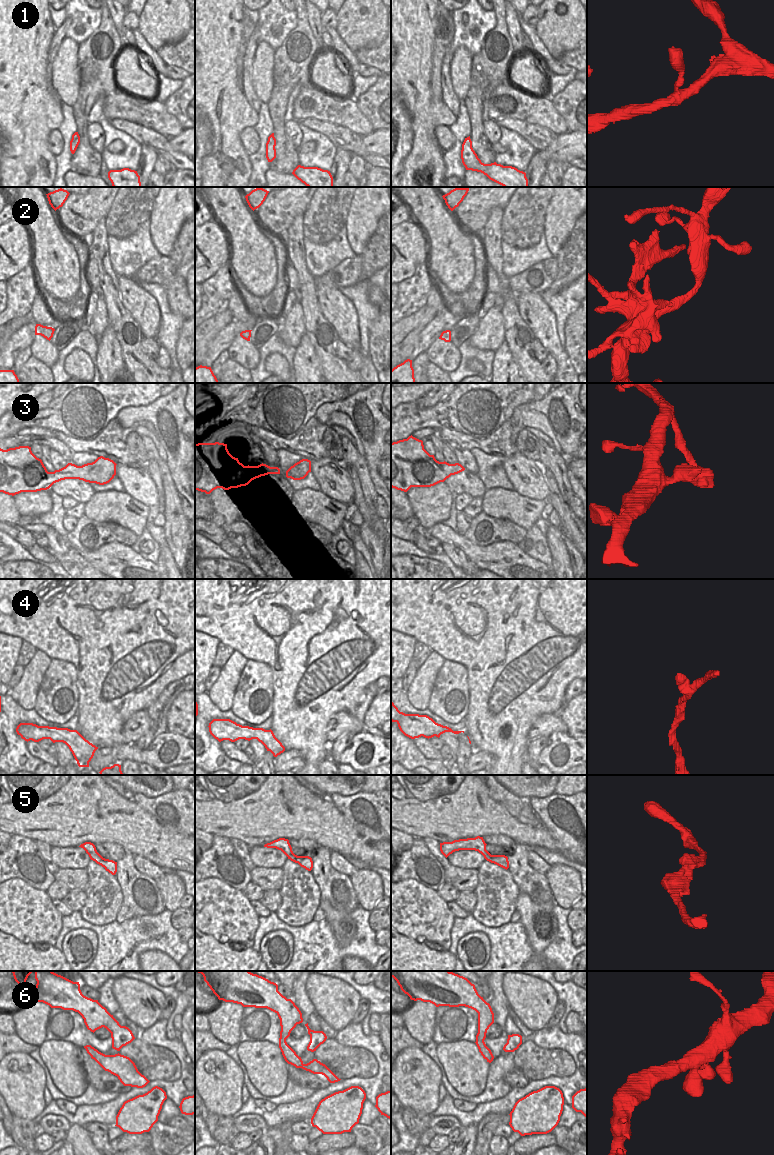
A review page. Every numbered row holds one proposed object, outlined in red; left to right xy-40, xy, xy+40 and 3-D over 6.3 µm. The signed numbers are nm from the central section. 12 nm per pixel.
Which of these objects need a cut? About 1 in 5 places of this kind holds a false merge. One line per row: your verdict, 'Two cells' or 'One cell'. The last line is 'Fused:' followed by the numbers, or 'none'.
1: One cell
2: Two cells
3: One cell
4: One cell
5: One cell
6: One cell
Fused: 2.

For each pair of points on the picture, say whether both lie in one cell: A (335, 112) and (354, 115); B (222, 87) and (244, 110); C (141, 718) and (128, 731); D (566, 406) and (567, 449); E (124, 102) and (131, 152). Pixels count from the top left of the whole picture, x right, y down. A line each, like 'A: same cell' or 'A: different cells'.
A: same cell
B: same cell
C: same cell
D: same cell
E: different cells

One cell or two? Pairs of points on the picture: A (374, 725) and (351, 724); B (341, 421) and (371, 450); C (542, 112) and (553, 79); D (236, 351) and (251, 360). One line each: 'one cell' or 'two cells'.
A: two cells
B: two cells
C: two cells
D: one cell

